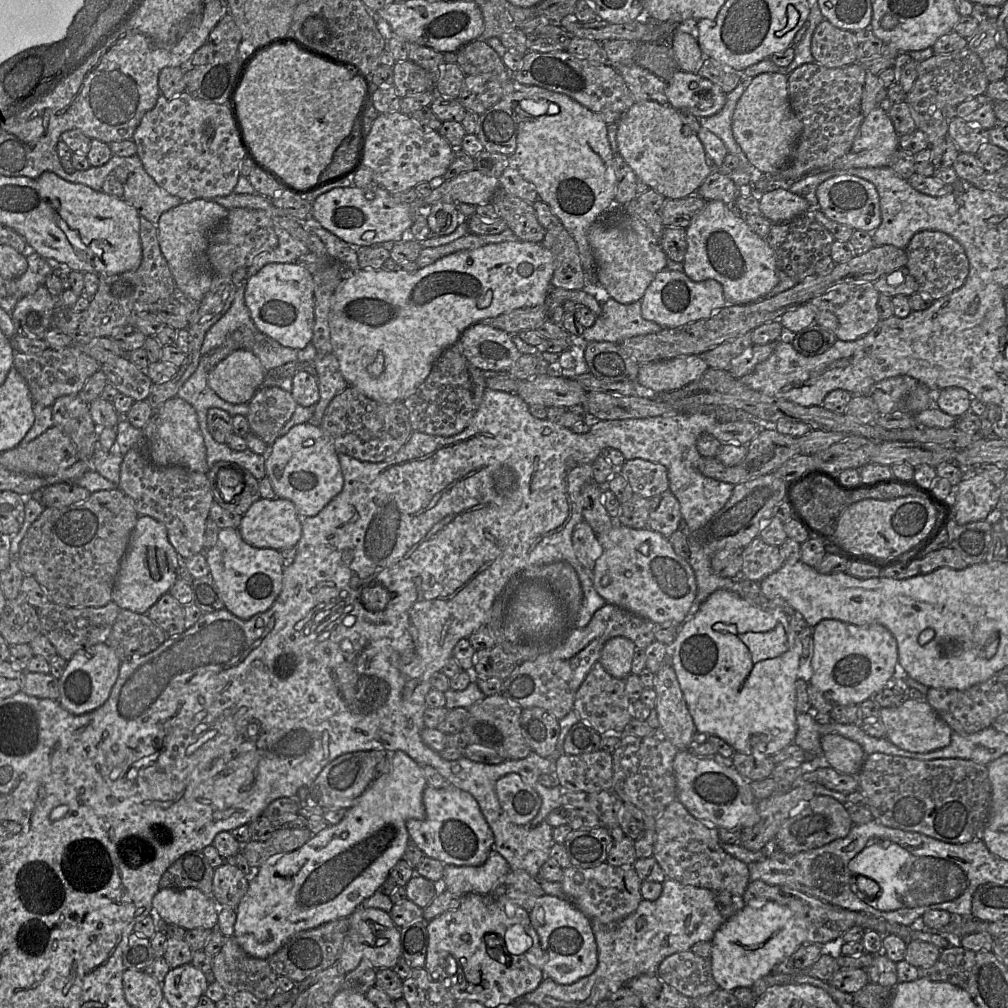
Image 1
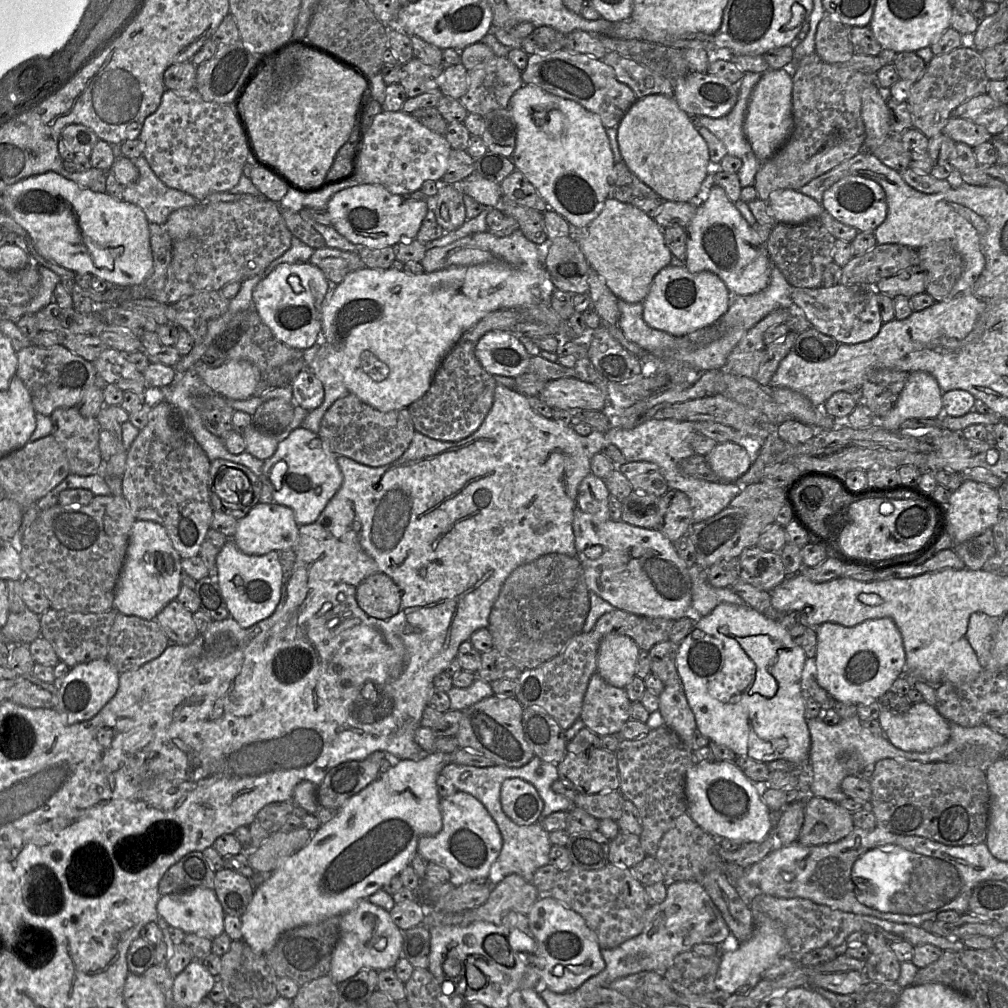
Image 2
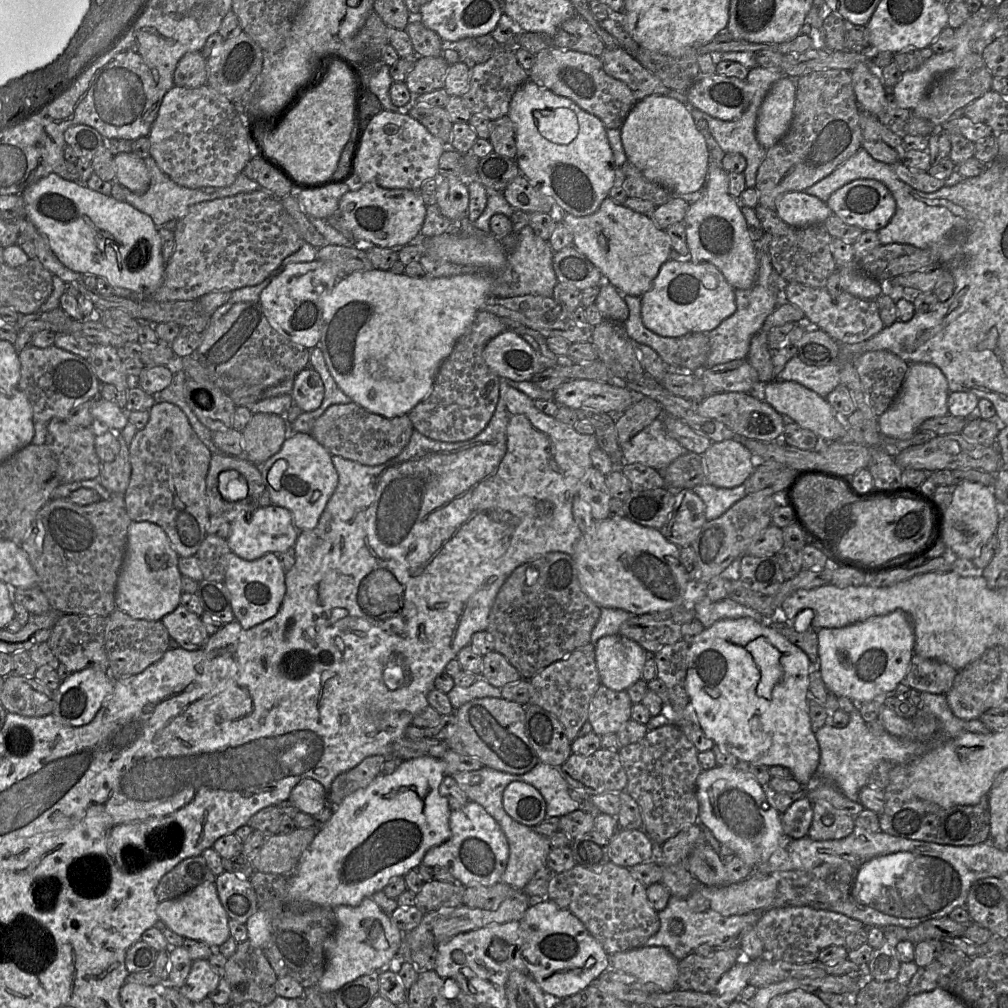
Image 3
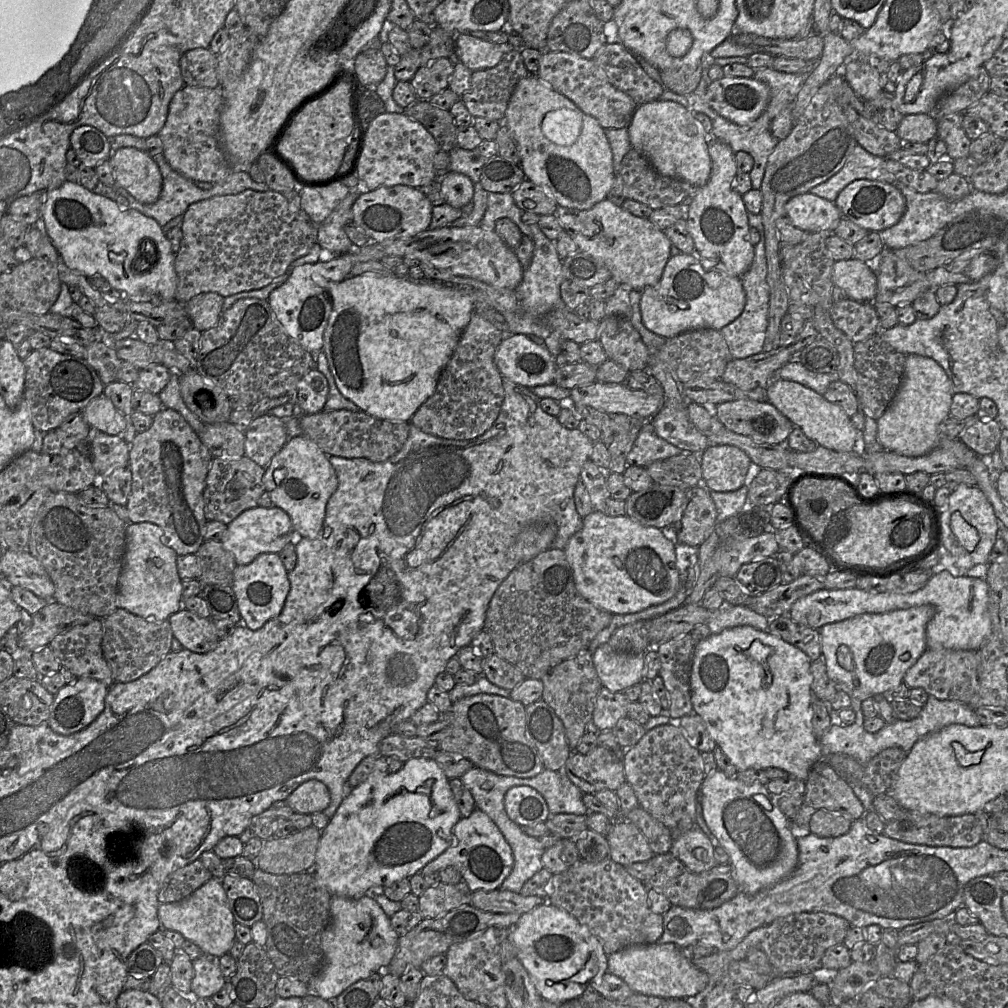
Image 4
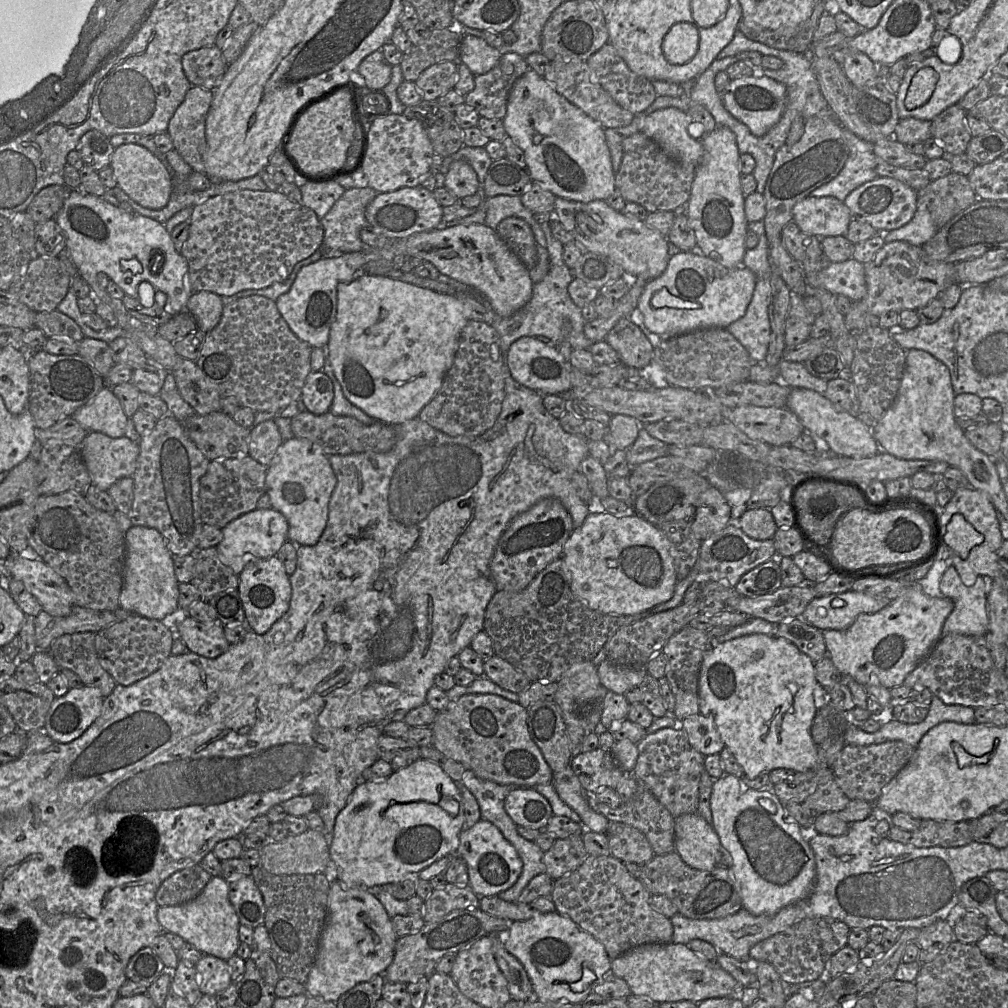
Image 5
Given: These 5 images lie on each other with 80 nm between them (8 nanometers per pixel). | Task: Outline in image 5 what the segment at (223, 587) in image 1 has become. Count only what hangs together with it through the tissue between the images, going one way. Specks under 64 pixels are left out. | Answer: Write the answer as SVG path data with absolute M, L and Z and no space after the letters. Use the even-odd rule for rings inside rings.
M272 556L248 565L239 575L237 592L245 613L245 625L258 635L267 633L289 610L292 599L290 576L278 557Z

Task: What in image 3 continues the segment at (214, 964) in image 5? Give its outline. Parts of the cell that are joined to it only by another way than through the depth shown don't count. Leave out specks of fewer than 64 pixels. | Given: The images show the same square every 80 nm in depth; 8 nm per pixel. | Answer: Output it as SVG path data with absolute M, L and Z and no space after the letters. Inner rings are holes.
M208 959L194 960L184 985L178 990L189 1001L197 1003L217 988L220 979Z

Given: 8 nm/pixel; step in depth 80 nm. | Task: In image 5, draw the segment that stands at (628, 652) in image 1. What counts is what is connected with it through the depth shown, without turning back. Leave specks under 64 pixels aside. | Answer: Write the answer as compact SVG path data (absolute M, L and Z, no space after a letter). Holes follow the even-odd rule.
M607 659L597 665L597 672L600 684L617 694L624 694L629 689L639 687L647 675L645 667L616 665Z

